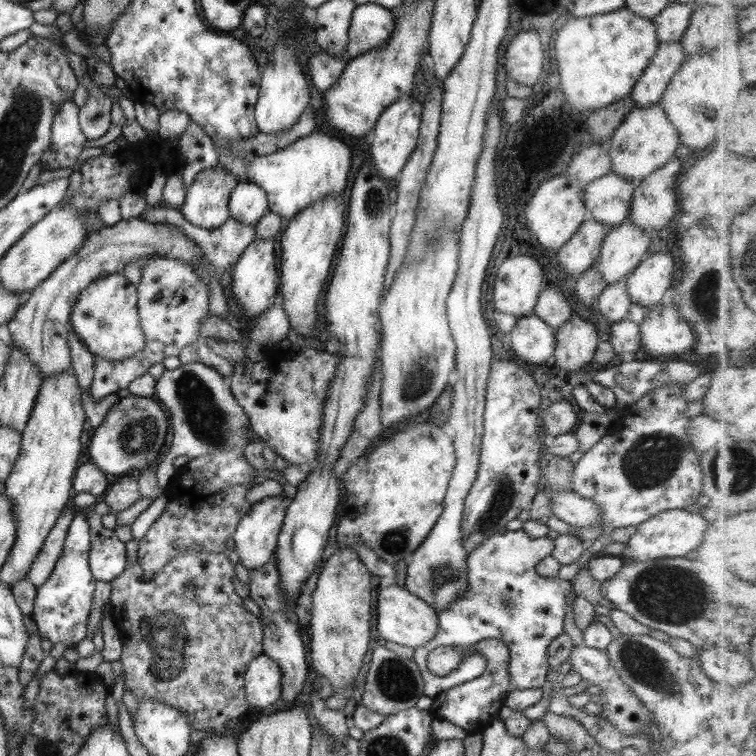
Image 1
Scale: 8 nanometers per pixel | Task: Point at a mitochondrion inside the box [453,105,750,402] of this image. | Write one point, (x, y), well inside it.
(705, 290)

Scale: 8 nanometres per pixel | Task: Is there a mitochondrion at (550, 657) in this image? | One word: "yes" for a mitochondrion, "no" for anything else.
no

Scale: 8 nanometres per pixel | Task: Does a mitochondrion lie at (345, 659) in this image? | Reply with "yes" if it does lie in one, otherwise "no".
no

